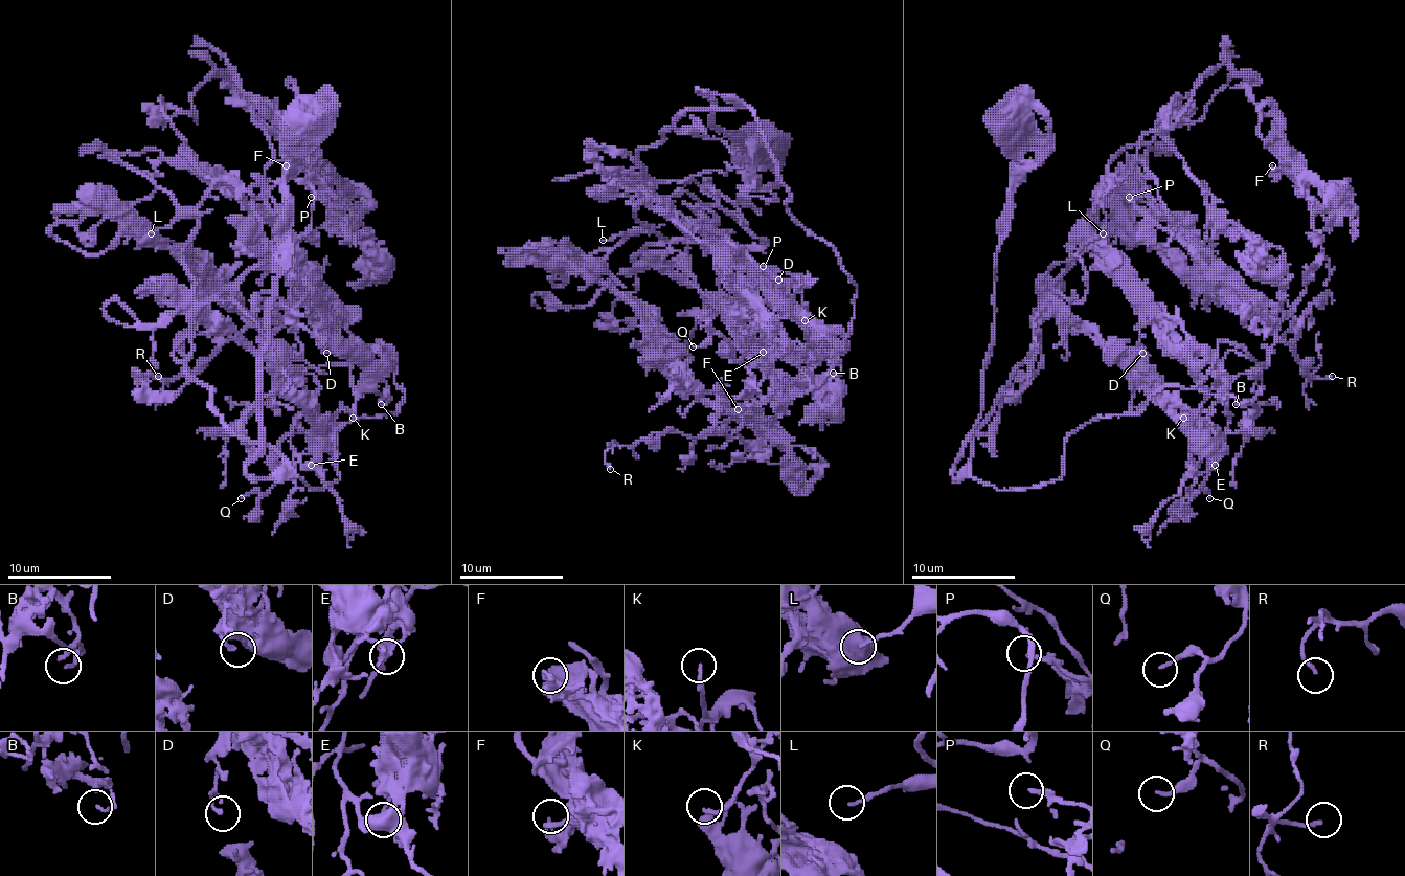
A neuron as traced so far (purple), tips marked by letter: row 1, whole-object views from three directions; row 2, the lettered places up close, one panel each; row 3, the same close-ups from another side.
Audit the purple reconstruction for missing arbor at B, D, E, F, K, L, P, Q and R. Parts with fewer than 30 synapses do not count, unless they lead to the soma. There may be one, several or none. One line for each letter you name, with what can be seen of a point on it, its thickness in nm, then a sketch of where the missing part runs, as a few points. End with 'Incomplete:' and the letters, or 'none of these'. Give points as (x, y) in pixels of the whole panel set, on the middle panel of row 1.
L: Place: (603, 240). Thickness 130 nm. Course of what is missing: (603, 240), (566, 238), (589, 245), (641, 297), (664, 302), (687, 323), (708, 323), (748, 365), (743, 383)
Incomplete: L

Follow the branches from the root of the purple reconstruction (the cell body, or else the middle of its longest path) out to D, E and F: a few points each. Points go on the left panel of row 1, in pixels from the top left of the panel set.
D: (303, 124), (262, 441), (311, 490), (340, 477), (335, 433), (405, 397), (332, 319), (326, 353)
E: (303, 124), (288, 124), (262, 439), (244, 441), (186, 371), (200, 306), (319, 425), (311, 465)
F: (303, 124), (244, 441), (186, 371), (212, 181), (160, 98), (197, 121), (223, 77), (286, 165)

